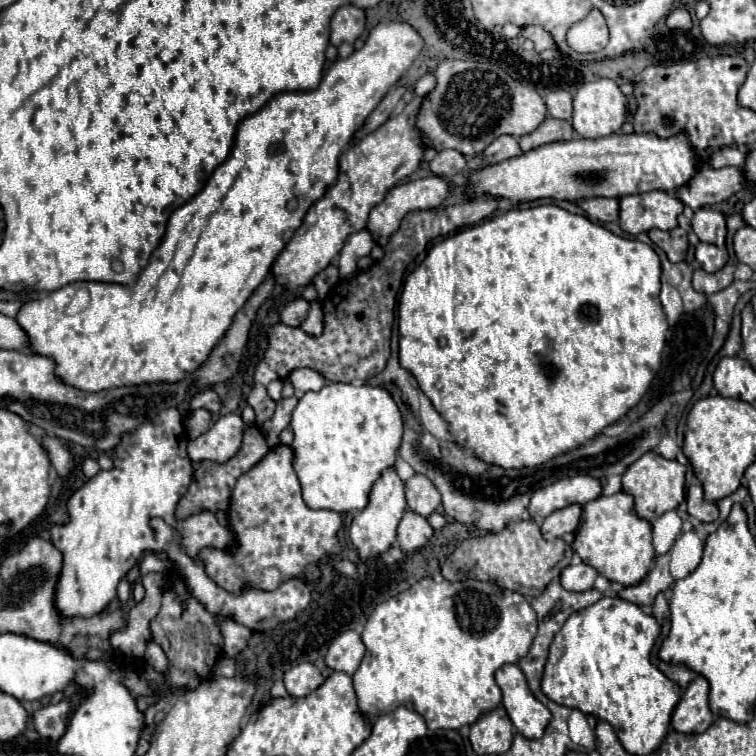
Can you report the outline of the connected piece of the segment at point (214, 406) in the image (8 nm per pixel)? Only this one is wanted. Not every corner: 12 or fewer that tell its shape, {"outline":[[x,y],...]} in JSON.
{"outline":[[212,388],[198,392],[190,400],[190,410],[220,410],[220,398]]}

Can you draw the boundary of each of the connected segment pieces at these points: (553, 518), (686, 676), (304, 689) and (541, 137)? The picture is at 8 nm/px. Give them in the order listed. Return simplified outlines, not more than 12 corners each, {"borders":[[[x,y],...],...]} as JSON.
{"borders":[[[578,504],[552,512],[542,522],[546,540],[576,532]],[[654,658],[654,666],[682,690],[696,676],[686,666],[662,664]],[[314,664],[284,674],[290,696],[308,696],[324,682]],[[548,116],[534,132],[518,138],[530,152],[550,142],[572,140],[570,122]]]}

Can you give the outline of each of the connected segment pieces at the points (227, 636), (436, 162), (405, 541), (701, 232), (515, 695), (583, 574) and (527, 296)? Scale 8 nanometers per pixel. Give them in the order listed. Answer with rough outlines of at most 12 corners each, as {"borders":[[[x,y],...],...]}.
{"borders":[[[228,618],[220,620],[224,654],[234,658],[252,632]],[[440,150],[430,162],[436,176],[464,170],[466,158],[458,150]],[[408,510],[398,524],[398,546],[414,554],[434,530]],[[712,208],[694,212],[700,242],[722,246],[726,219]],[[516,664],[496,672],[502,704],[516,730],[542,738],[550,710],[532,696]],[[577,553],[562,570],[562,586],[590,590],[598,570]],[[554,204],[432,246],[399,361],[540,466],[646,394],[660,258]]]}

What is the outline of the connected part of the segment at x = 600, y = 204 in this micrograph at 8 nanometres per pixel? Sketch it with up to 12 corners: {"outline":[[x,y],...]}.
{"outline":[[586,198],[578,206],[598,222],[618,220],[616,198]]}

